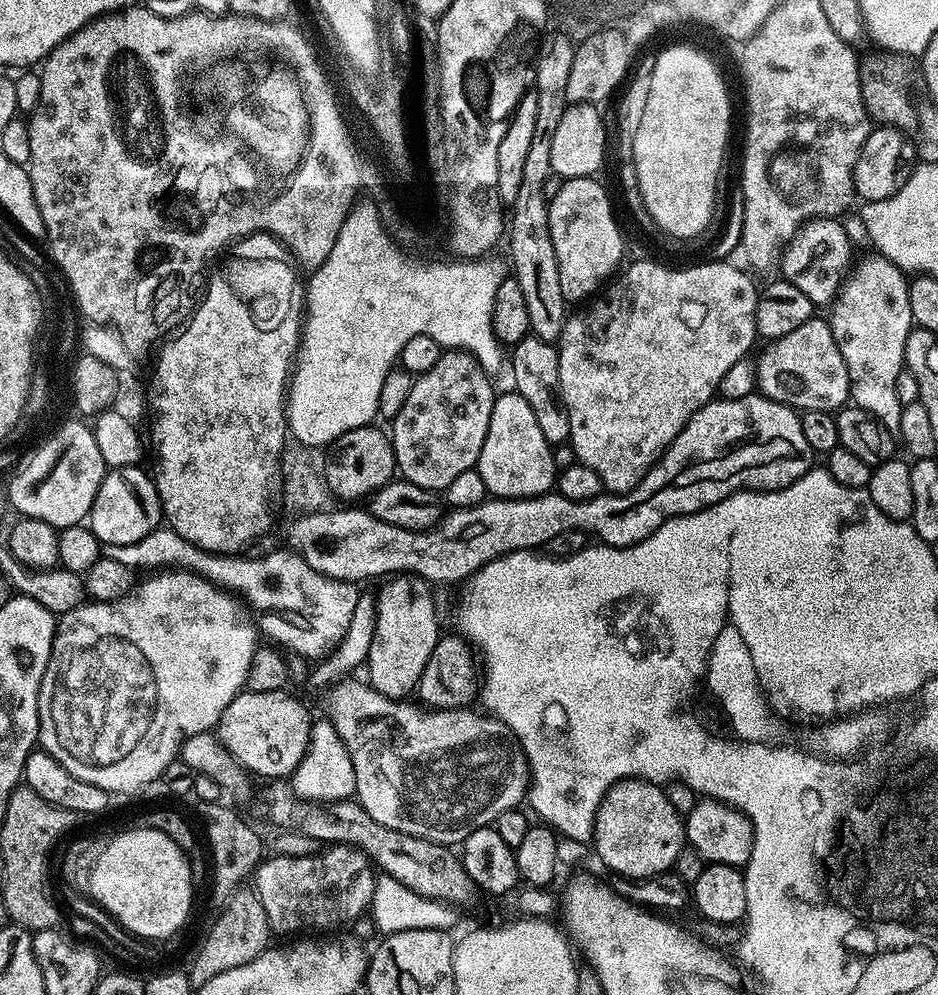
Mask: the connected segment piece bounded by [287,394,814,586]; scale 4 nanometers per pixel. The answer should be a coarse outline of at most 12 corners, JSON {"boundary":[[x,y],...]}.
{"boundary":[[713,398],[629,492],[489,498],[420,532],[356,506],[287,547],[331,580],[459,585],[586,530],[611,548],[813,467],[797,409]]}

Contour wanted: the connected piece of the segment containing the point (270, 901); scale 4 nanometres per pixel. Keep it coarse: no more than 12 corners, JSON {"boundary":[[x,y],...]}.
{"boundary":[[363,849],[272,856],[254,891],[280,936],[336,934],[371,909]]}

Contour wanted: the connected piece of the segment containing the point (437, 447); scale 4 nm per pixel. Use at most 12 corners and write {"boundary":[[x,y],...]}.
{"boundary":[[445,351],[390,420],[403,479],[443,493],[476,467],[497,393]]}

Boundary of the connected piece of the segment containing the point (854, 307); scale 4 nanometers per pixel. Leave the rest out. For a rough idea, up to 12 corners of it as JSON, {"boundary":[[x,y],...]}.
{"boundary":[[876,254],[831,307],[851,403],[896,434],[909,277]]}

